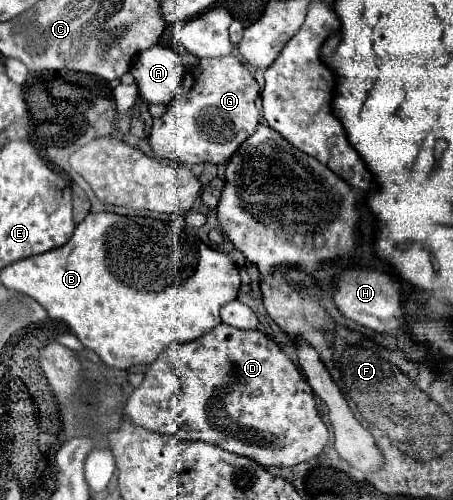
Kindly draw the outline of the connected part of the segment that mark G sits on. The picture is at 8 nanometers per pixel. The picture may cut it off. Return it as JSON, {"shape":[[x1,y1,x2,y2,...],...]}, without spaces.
{"shape":[[237,56,201,60,167,104,167,112,153,120,149,144,155,156,179,164,227,164,247,136,259,126,257,98,259,84]]}

